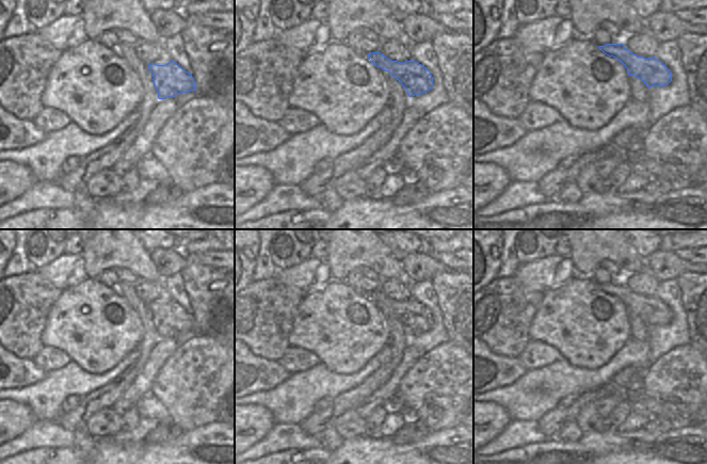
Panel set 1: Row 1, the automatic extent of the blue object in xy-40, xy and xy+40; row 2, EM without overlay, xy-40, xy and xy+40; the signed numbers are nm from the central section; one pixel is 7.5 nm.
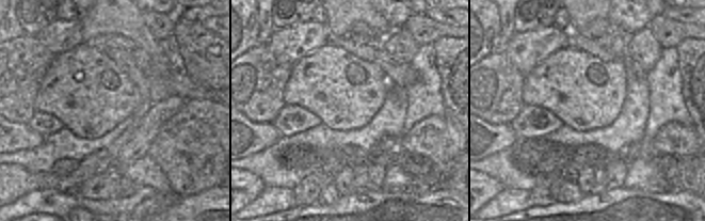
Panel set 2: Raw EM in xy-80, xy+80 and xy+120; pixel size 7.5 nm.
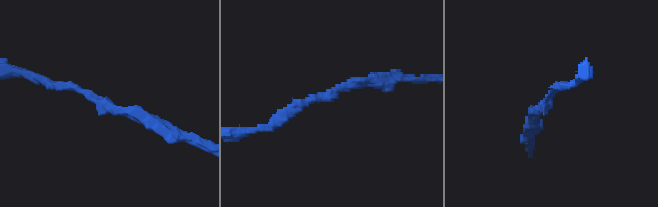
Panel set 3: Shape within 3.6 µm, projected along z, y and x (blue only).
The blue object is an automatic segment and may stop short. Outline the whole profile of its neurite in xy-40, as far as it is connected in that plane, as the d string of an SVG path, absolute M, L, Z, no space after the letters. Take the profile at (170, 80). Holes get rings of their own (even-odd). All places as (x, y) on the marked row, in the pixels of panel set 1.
M174 61L165 65L152 63L148 65L148 68L152 74L154 85L158 92L159 99L175 97L180 93L196 91L196 83L192 74L182 69Z

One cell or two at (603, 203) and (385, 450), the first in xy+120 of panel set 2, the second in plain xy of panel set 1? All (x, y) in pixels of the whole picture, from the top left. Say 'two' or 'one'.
one

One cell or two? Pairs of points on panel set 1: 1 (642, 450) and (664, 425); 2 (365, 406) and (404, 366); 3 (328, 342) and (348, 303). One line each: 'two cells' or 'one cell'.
1: two cells
2: one cell
3: one cell

